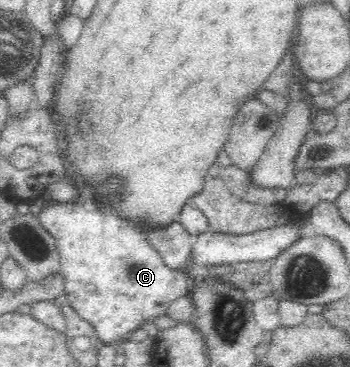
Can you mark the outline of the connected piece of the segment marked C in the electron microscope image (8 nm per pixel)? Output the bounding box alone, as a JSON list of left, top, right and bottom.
[38,200,191,343]

